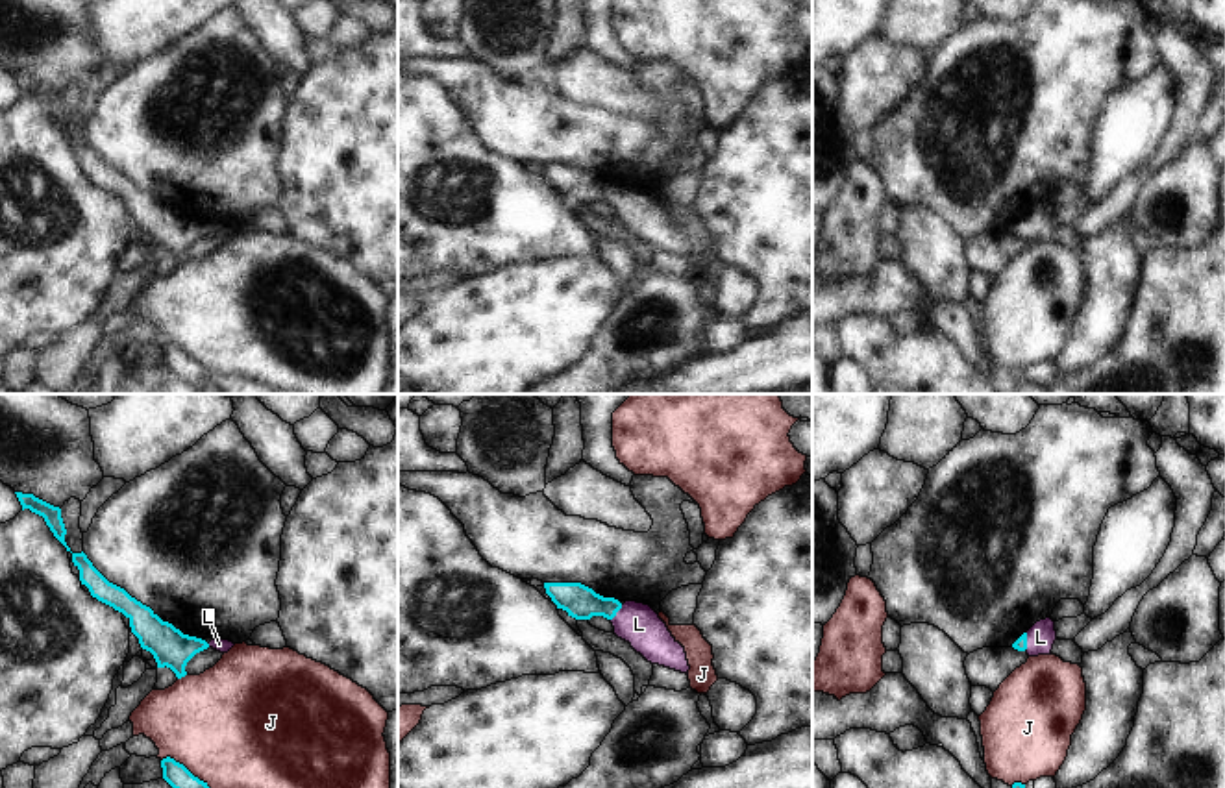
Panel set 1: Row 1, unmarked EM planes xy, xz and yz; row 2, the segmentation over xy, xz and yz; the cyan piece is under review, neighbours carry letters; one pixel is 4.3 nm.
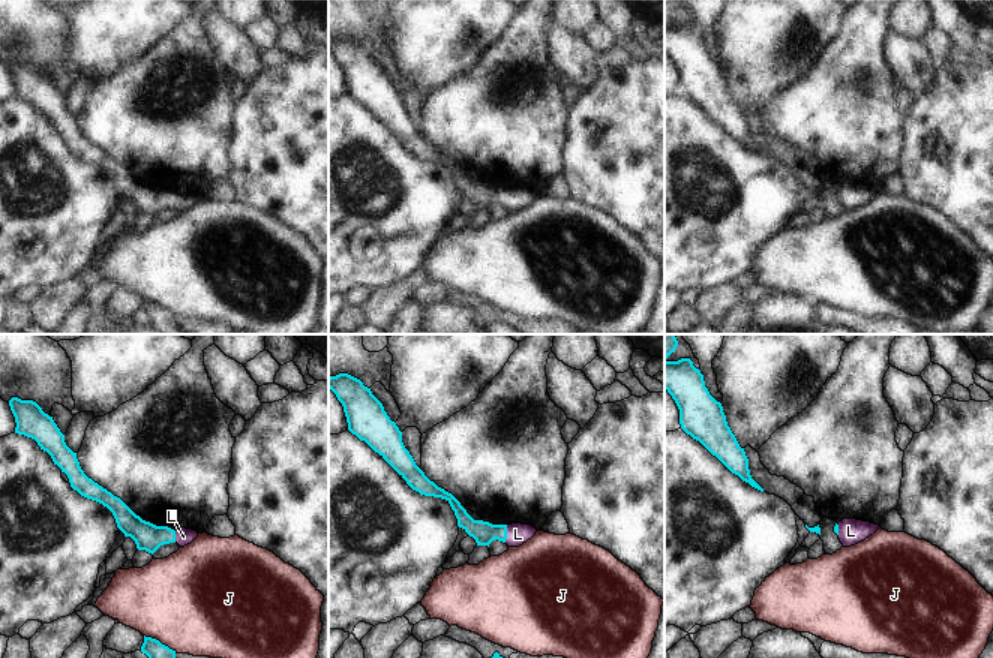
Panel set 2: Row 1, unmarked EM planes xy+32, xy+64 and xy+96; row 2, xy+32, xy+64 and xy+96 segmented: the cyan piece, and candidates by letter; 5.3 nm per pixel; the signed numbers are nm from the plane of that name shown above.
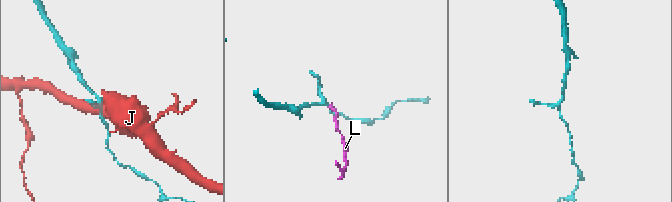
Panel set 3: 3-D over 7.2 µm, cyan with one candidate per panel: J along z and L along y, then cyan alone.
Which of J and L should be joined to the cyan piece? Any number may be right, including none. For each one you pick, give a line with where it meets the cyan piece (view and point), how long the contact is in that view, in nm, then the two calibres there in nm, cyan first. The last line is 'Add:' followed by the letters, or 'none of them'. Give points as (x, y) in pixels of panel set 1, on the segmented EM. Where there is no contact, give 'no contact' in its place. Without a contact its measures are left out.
L: xz (617, 611) | 90 nm | 150/180 nm
Add: L

